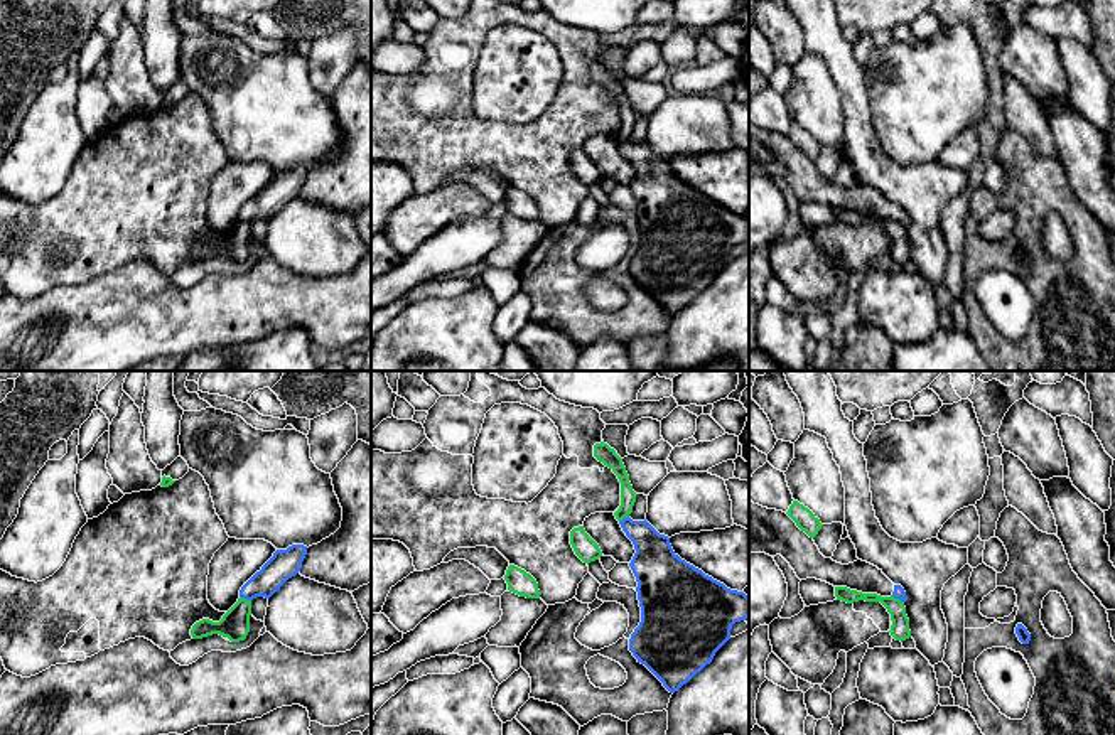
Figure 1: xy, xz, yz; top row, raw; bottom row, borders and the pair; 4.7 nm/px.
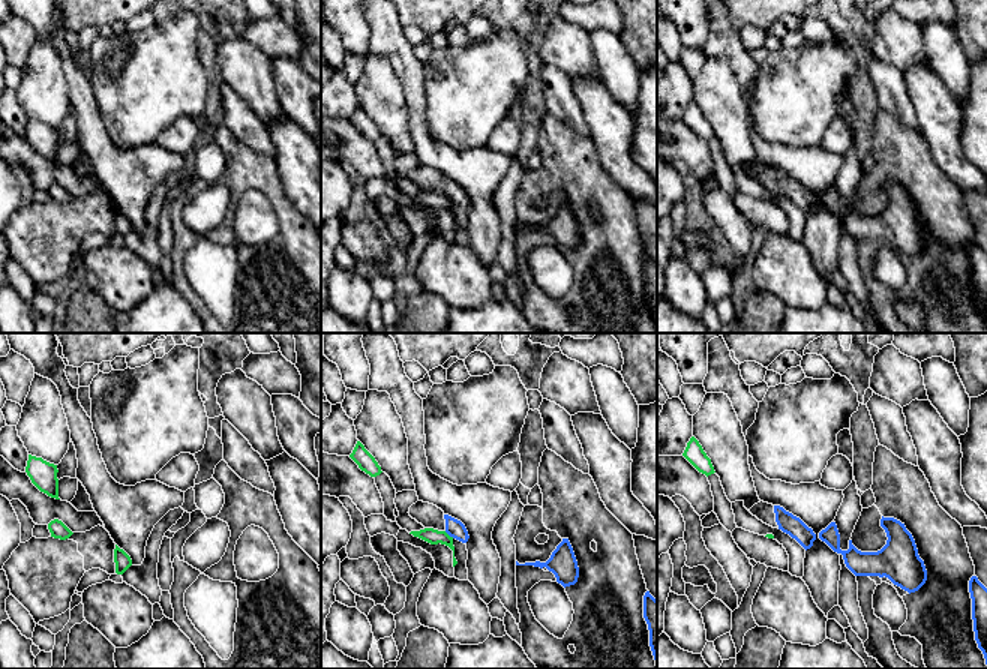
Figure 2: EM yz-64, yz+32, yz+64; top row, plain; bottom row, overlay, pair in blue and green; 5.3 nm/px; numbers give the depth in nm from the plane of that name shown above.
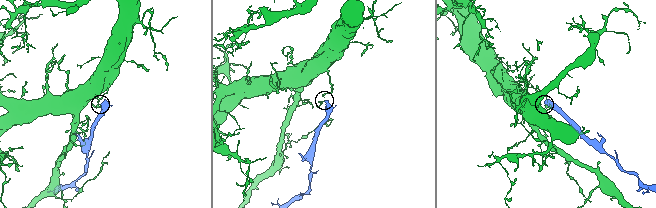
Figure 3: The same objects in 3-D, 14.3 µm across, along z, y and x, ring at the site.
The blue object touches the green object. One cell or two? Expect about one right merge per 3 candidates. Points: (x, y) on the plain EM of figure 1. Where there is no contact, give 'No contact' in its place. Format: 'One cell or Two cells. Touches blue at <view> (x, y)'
Two cells. Touches blue at xy (245, 219)

